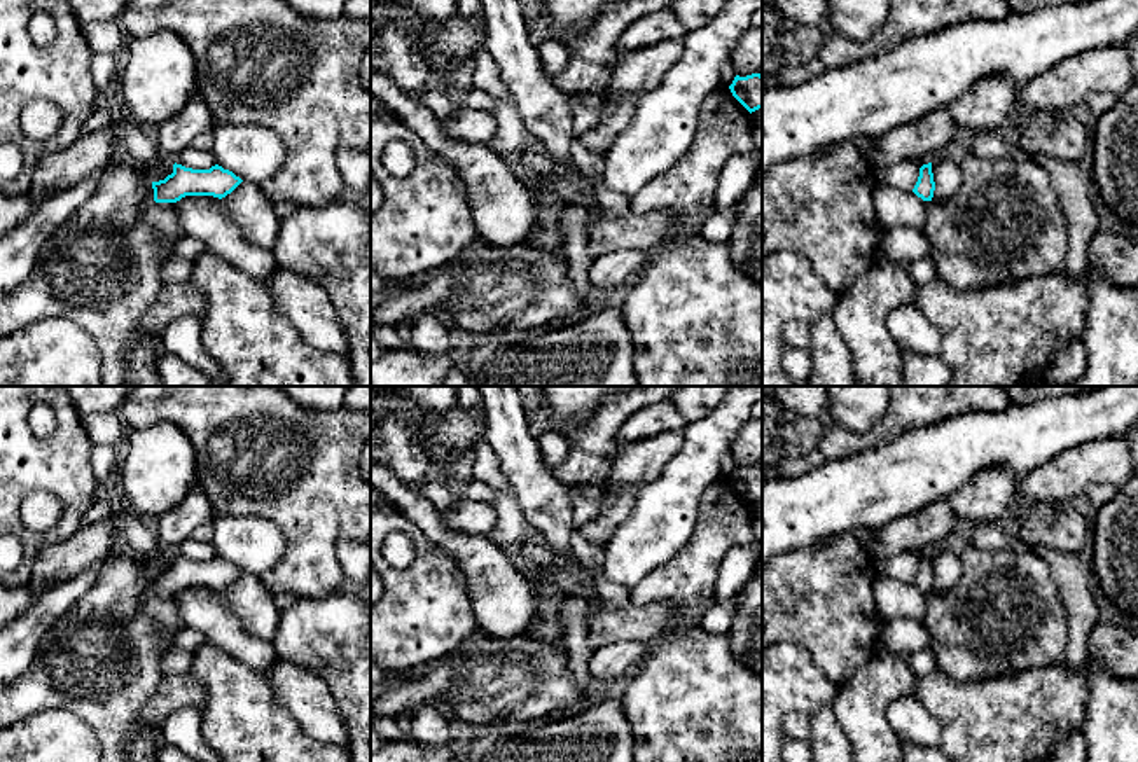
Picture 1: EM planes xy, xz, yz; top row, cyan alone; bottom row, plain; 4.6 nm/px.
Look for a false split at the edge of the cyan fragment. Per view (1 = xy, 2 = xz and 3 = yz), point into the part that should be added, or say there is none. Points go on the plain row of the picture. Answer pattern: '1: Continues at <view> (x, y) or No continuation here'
1: No continuation here
2: No continuation here
3: No continuation here

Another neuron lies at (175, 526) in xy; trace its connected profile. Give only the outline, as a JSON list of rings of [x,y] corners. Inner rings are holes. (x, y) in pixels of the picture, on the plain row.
[[[196,486],[177,507],[159,516],[154,526],[163,551],[175,554],[198,526],[212,521],[212,502],[208,495]]]

